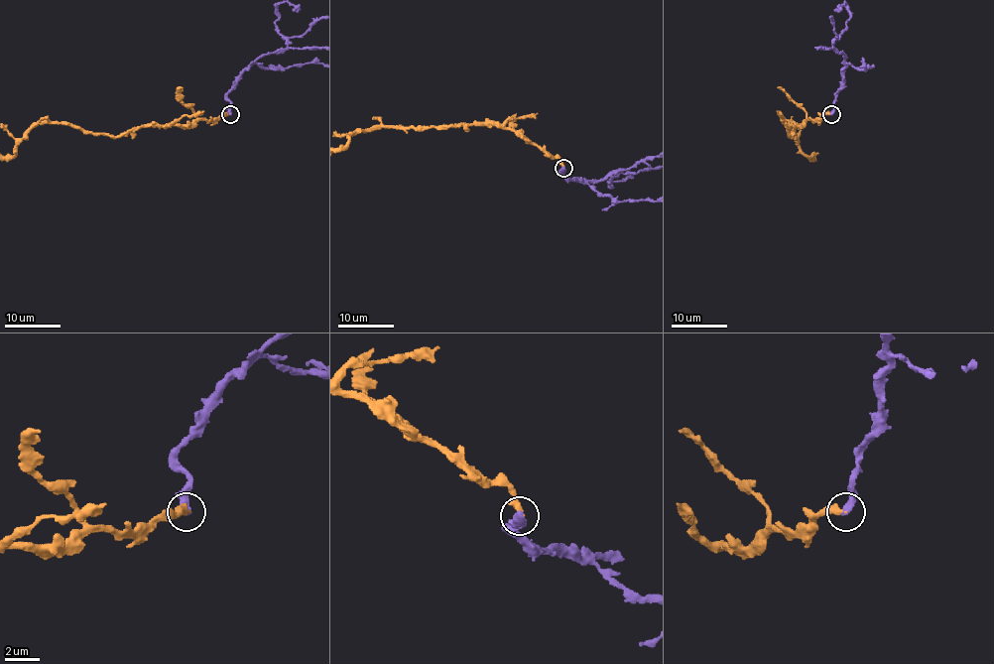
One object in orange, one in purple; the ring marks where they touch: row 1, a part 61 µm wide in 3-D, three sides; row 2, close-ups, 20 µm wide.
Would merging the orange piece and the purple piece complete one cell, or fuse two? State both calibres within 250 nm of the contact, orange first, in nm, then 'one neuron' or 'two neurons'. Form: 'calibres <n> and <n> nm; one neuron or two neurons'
calibres 420 and 440 nm; one neuron

